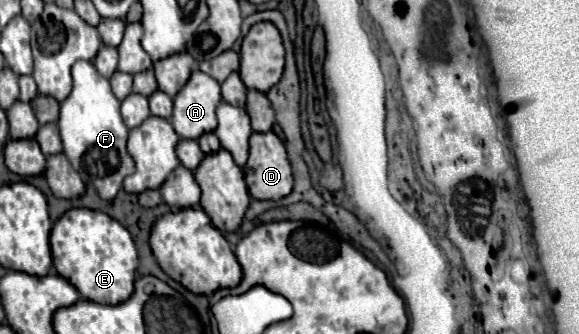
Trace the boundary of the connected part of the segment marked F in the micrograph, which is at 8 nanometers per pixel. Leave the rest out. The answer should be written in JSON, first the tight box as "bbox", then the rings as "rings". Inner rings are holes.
{"bbox":[58,61,134,199],"rings":[[[76,61],[72,65],[72,79],[72,93],[62,101],[58,119],[64,153],[82,179],[98,189],[102,199],[114,199],[124,177],[134,171],[134,161],[126,151],[128,127],[120,117],[120,101],[114,97],[110,81],[90,61]]]}

